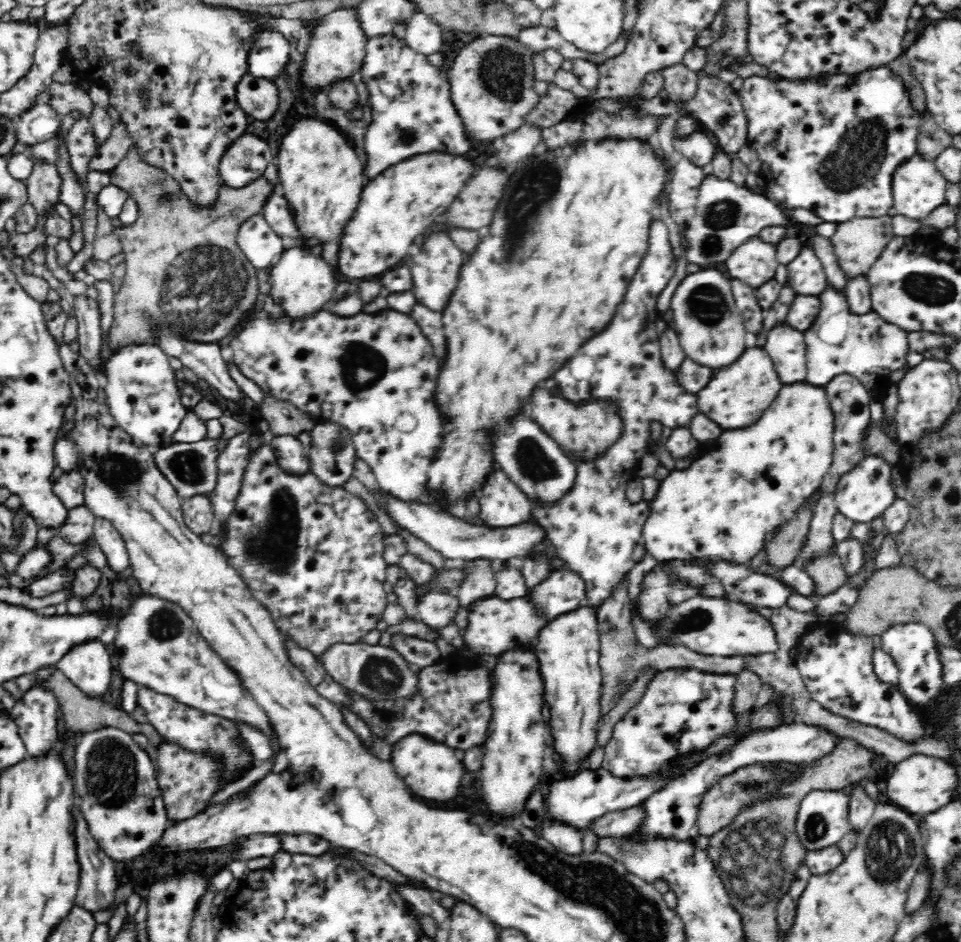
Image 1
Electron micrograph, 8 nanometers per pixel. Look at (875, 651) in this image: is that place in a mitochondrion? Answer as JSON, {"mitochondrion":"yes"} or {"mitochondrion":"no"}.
{"mitochondrion":"no"}

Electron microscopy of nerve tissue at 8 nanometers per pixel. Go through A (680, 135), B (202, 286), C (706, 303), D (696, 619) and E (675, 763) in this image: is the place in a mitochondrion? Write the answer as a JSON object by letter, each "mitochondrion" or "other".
{"A":"other","B":"mitochondrion","C":"mitochondrion","D":"mitochondrion","E":"other"}

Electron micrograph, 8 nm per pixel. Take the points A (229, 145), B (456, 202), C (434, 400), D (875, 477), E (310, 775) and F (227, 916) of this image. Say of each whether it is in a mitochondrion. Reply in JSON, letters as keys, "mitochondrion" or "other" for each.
{"A":"other","B":"other","C":"other","D":"mitochondrion","E":"other","F":"other"}

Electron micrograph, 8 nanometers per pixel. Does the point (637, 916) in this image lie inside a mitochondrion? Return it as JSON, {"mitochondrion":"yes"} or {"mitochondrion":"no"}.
{"mitochondrion":"yes"}

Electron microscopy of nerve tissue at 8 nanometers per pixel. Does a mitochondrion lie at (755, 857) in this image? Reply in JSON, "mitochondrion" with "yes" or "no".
{"mitochondrion":"yes"}

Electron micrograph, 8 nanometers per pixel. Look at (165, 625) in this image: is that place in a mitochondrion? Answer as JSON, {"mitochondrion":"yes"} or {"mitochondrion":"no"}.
{"mitochondrion":"yes"}

